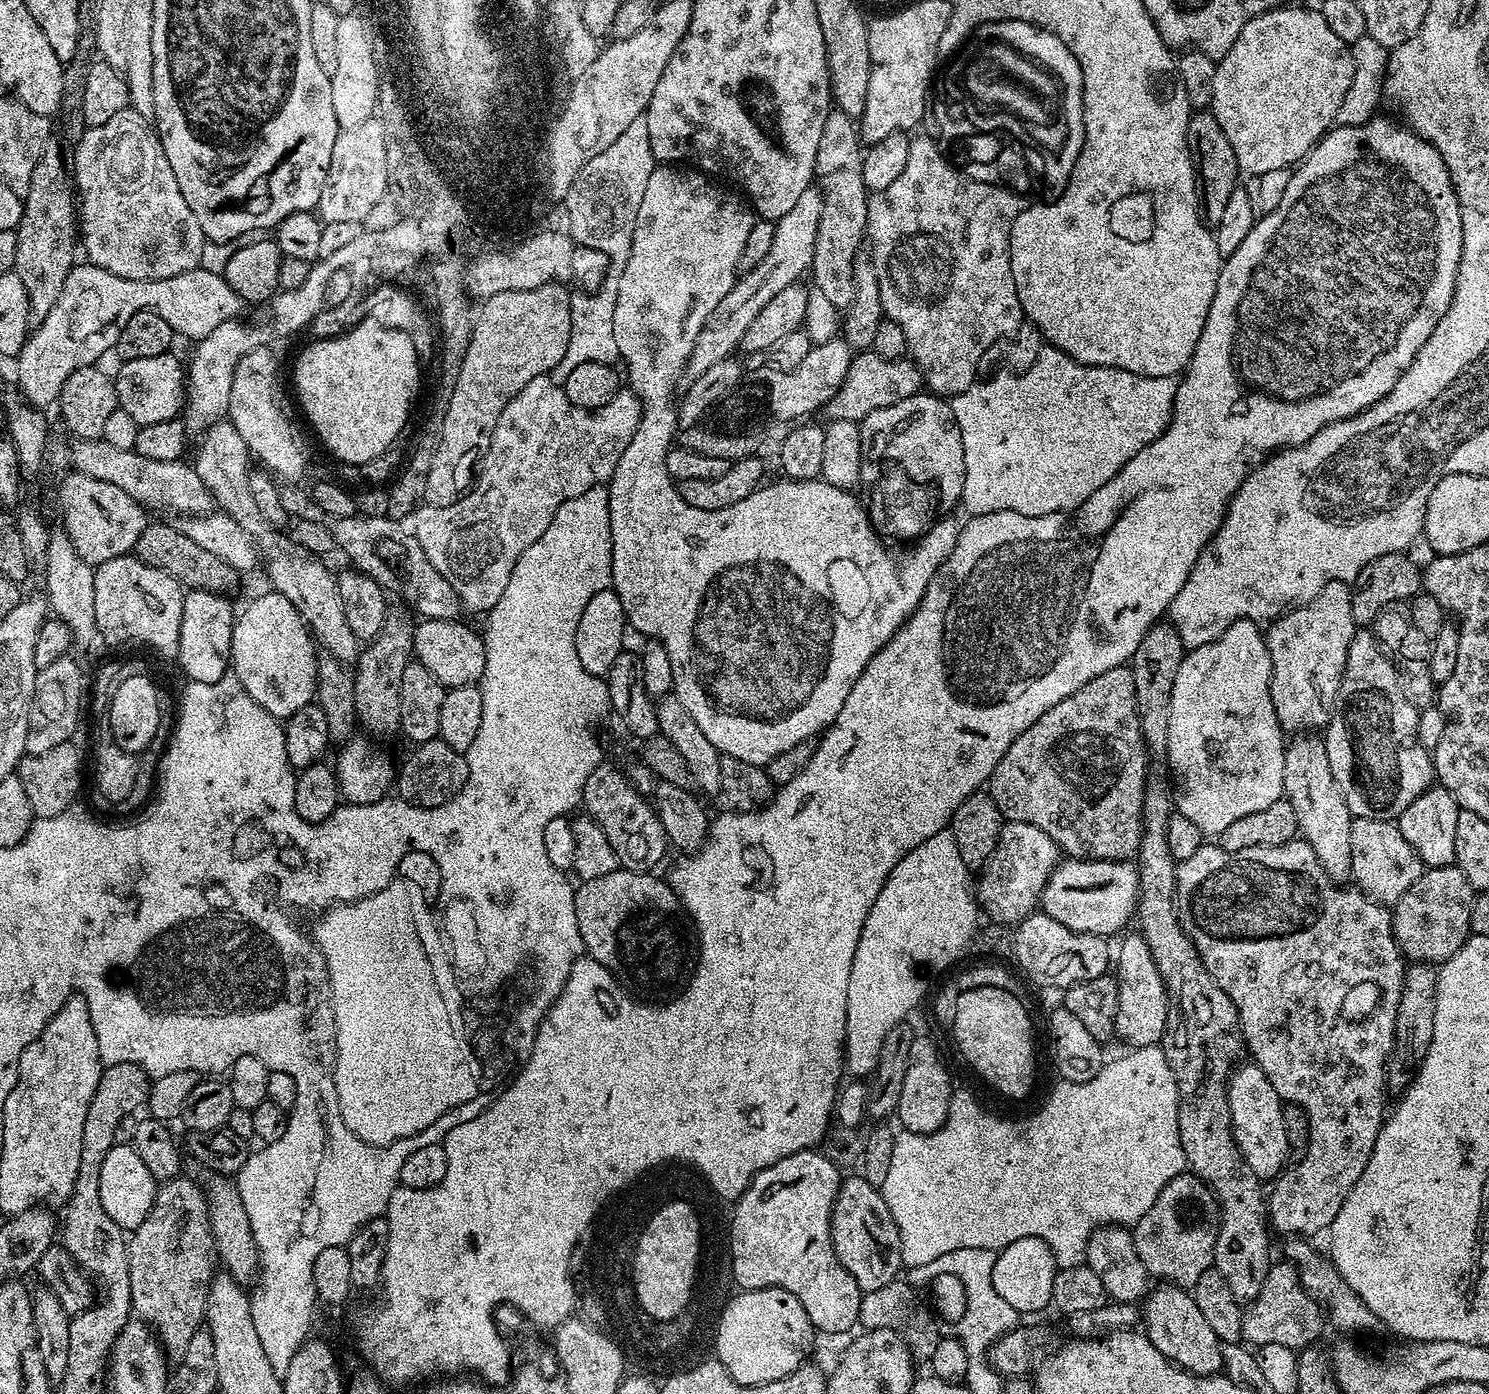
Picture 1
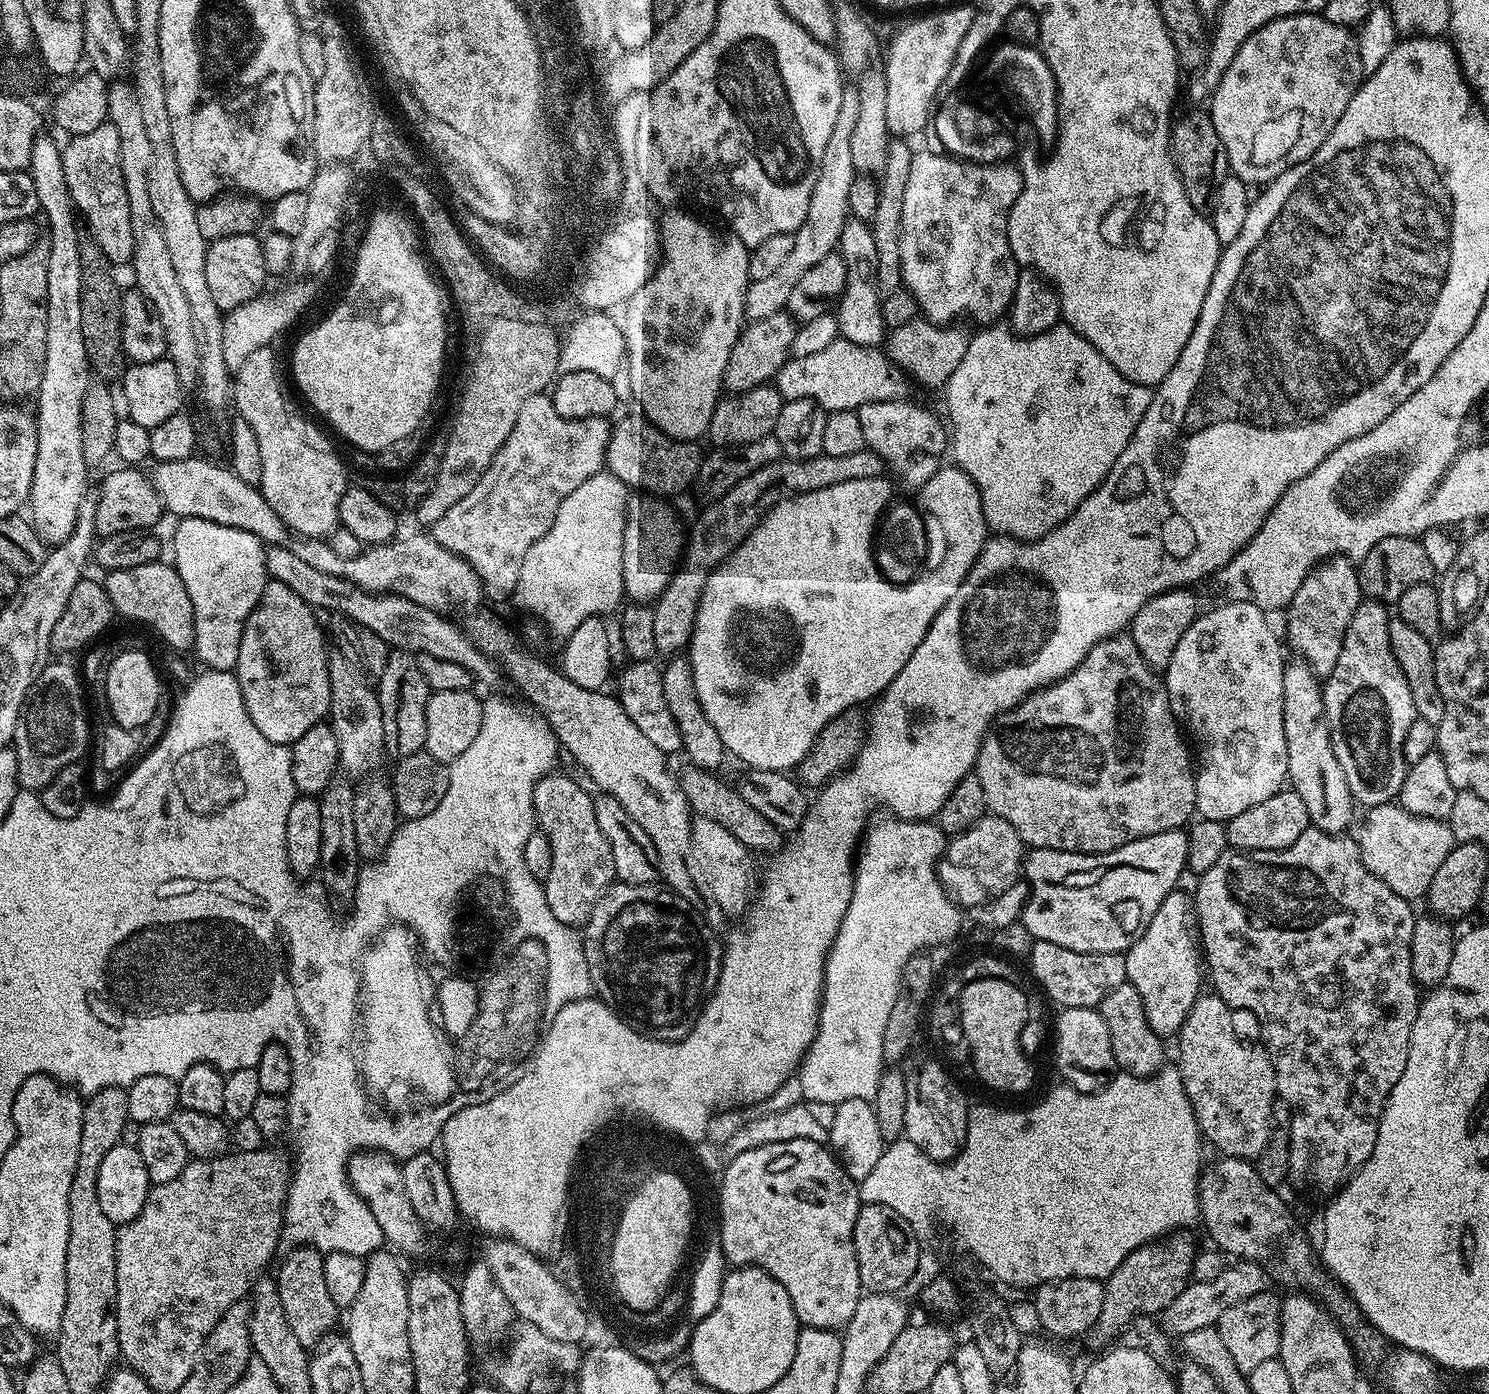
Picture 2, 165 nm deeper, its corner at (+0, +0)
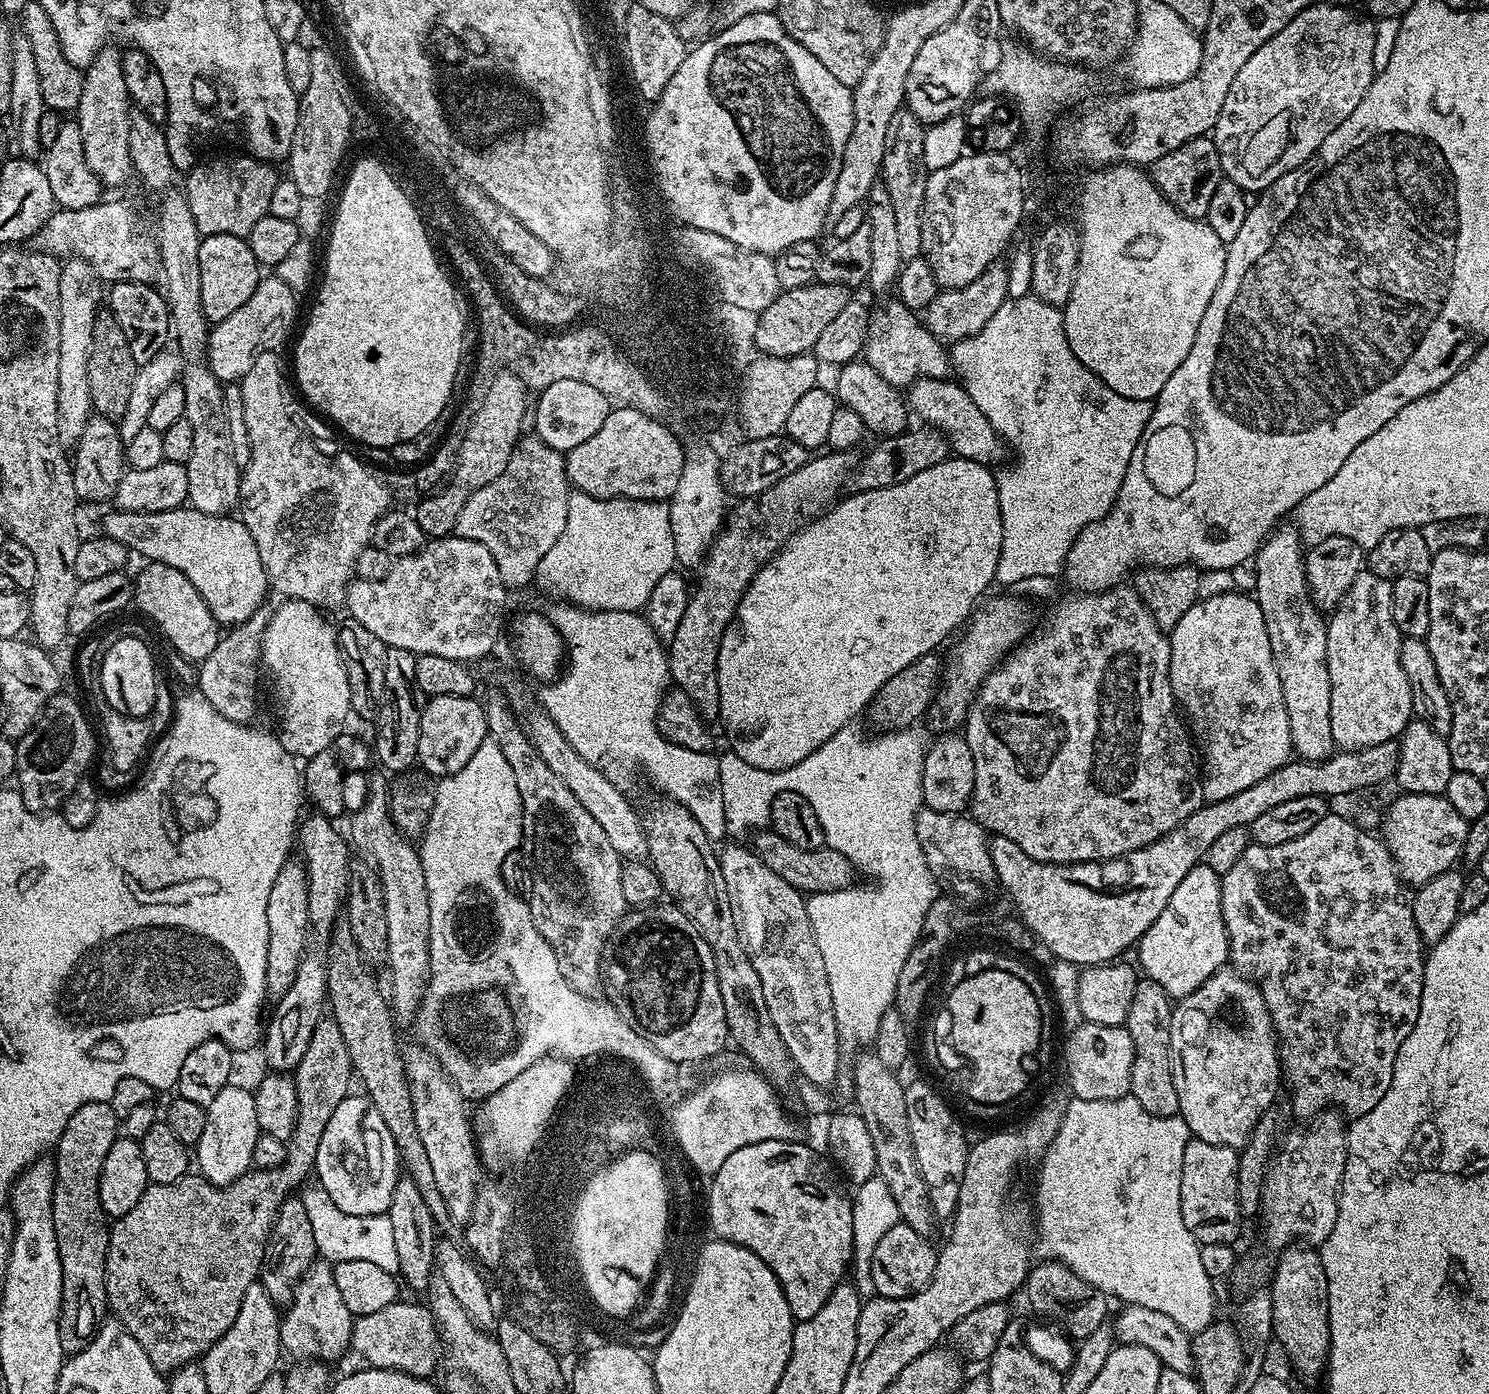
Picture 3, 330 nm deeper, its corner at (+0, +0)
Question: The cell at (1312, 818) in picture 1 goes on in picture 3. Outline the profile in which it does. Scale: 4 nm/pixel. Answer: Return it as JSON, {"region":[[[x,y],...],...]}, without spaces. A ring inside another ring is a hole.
{"region":[[[1292,526],[1284,527],[1277,527],[1254,557],[1254,598],[1262,610],[1274,666],[1282,682],[1293,753],[1301,760],[1327,760],[1336,748],[1334,734],[1330,734],[1330,670],[1326,666],[1328,626],[1308,589],[1304,569],[1306,552],[1299,531]]]}

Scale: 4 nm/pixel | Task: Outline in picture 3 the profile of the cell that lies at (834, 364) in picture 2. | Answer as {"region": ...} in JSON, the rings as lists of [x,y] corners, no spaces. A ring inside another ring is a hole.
{"region":[[[950,378],[943,380],[916,380],[907,389],[906,403],[911,415],[927,427],[938,429],[948,440],[951,451],[957,456],[973,460],[979,464],[996,466],[1001,463],[1006,445],[999,434],[990,426],[986,414],[974,406],[974,398],[964,389],[963,383],[955,382]]]}

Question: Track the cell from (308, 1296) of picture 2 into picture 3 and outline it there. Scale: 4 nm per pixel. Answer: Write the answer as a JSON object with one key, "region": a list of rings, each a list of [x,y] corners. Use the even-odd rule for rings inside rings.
{"region":[[[293,1194],[282,1202],[278,1210],[278,1218],[272,1227],[268,1244],[264,1247],[264,1265],[260,1268],[259,1283],[266,1286],[266,1294],[270,1294],[277,1306],[287,1306],[292,1303],[292,1294],[302,1274],[306,1274],[306,1270],[310,1270],[317,1259],[314,1229],[306,1215],[306,1206],[299,1195]]]}

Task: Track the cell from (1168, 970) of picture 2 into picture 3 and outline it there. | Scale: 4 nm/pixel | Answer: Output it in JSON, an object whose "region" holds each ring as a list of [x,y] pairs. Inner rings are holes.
{"region":[[[1207,862],[1195,864],[1178,882],[1166,910],[1154,918],[1154,926],[1138,937],[1143,975],[1158,982],[1173,1001],[1185,1000],[1206,978],[1210,978],[1229,963],[1226,922],[1222,918],[1221,873],[1210,870]]]}

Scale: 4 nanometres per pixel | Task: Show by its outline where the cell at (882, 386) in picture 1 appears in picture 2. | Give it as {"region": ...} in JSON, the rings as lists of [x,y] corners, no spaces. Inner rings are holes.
{"region":[[[923,318],[906,322],[906,326],[898,326],[887,333],[888,357],[915,383],[917,380],[924,388],[943,389],[948,383],[950,374],[958,370],[958,362],[962,362],[962,354],[966,354],[966,346],[970,339],[969,333],[966,334],[956,327],[960,326],[932,324]]]}

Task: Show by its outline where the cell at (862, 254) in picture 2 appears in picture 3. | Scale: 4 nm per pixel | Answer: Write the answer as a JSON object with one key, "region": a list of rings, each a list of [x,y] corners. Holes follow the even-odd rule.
{"region":[[[888,298],[881,308],[873,307],[868,318],[868,337],[864,340],[862,359],[874,366],[886,382],[901,390],[916,380],[943,380],[950,372],[950,352],[924,324],[917,313],[911,312],[898,298]]]}

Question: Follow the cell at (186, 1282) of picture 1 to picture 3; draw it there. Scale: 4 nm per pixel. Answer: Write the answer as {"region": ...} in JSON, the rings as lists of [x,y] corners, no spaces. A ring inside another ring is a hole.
{"region":[[[321,1018],[318,1026],[314,1026],[314,1034],[310,1037],[310,1046],[306,1046],[306,1054],[302,1054],[302,1062],[298,1062],[294,1079],[298,1090],[298,1122],[294,1126],[294,1134],[286,1141],[288,1146],[286,1158],[277,1168],[249,1170],[246,1175],[239,1176],[234,1182],[221,1185],[212,1184],[199,1174],[183,1176],[178,1178],[178,1182],[149,1183],[148,1189],[142,1194],[142,1198],[138,1198],[137,1204],[131,1210],[126,1210],[126,1214],[117,1216],[111,1221],[108,1233],[108,1249],[106,1250],[108,1307],[111,1315],[116,1315],[113,1317],[136,1339],[138,1346],[142,1346],[142,1350],[146,1350],[146,1358],[150,1358],[150,1362],[154,1362],[156,1369],[162,1373],[171,1374],[177,1368],[181,1368],[183,1364],[199,1361],[204,1353],[210,1350],[210,1346],[214,1346],[214,1342],[218,1342],[218,1338],[222,1338],[222,1334],[226,1334],[226,1330],[230,1330],[230,1326],[234,1326],[234,1318],[238,1318],[238,1310],[242,1306],[242,1297],[251,1284],[257,1283],[260,1268],[264,1265],[264,1247],[268,1244],[282,1202],[297,1191],[296,1187],[307,1176],[311,1177],[313,1175],[316,1159],[318,1158],[318,1142],[322,1142],[322,1133],[326,1131],[326,1122],[330,1122],[334,1110],[338,1110],[338,1102],[342,1102],[350,1095],[351,1088],[348,1087],[351,1086],[352,1080],[354,1084],[354,1069],[350,1058],[350,1050],[346,1050],[346,1038],[342,1038],[342,1030],[338,1030],[335,1020]]]}

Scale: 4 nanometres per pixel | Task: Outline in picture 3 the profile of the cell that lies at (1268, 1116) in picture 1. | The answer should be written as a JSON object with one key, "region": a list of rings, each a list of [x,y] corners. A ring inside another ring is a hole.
{"region":[[[1225,966],[1206,978],[1206,982],[1202,982],[1194,994],[1173,1007],[1170,1046],[1174,1090],[1178,1090],[1180,1107],[1178,1115],[1186,1122],[1189,1133],[1195,1139],[1214,1146],[1230,1146],[1237,1150],[1243,1148],[1258,1118],[1273,1107],[1276,1091],[1282,1088],[1278,1041],[1259,984],[1231,966]]]}

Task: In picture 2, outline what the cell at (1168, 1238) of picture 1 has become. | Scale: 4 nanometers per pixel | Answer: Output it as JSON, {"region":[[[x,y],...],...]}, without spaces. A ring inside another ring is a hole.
{"region":[[[1172,1234],[1163,1242],[1143,1244],[1124,1259],[1118,1270],[1109,1274],[1104,1284],[1102,1314],[1098,1314],[1094,1336],[1110,1340],[1123,1328],[1127,1329],[1137,1316],[1155,1317],[1174,1302],[1190,1283],[1192,1263],[1198,1251],[1191,1238],[1184,1235],[1188,1234]]]}

